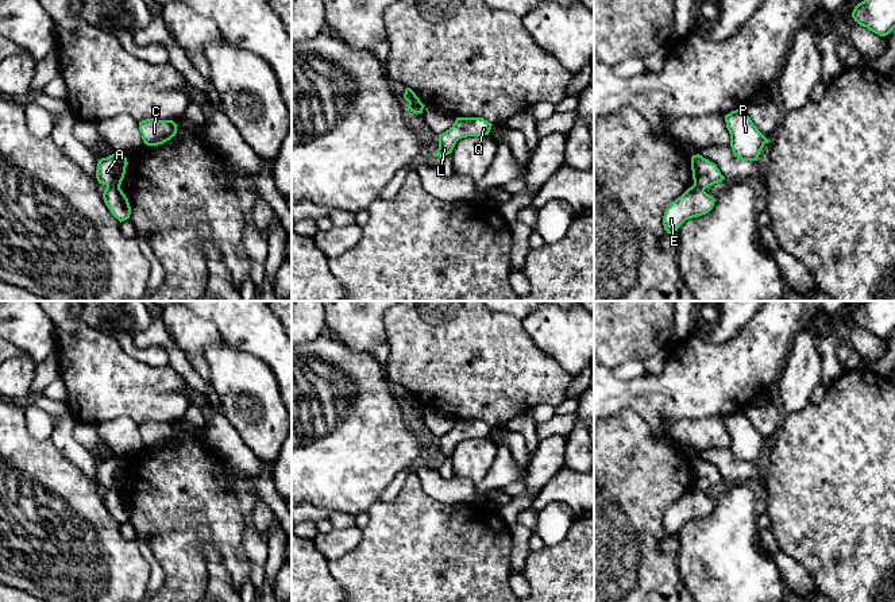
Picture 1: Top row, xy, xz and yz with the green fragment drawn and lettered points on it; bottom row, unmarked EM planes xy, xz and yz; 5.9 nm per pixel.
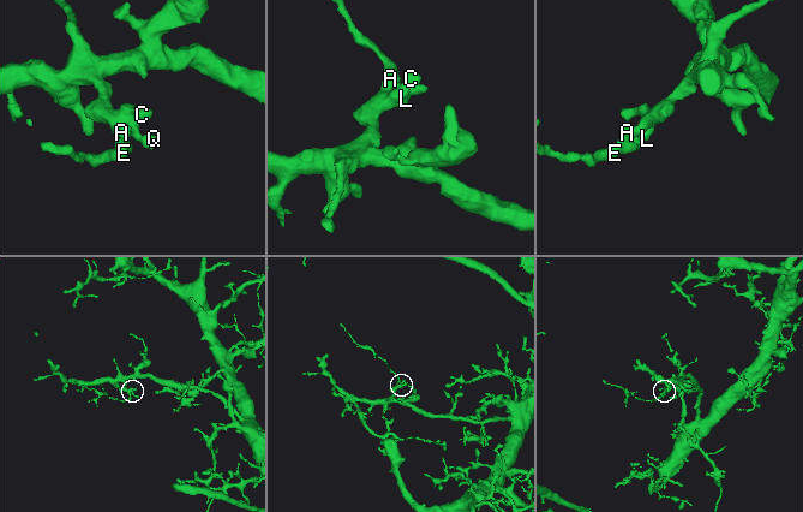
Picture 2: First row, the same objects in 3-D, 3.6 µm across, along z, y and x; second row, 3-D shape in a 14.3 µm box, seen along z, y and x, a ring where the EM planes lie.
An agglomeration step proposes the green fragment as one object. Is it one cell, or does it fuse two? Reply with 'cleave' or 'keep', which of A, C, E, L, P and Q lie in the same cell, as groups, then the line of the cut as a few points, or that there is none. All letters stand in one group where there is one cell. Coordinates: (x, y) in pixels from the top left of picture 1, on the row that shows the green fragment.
cleave | A C L P Q / E | xy (107, 185), (119, 186)

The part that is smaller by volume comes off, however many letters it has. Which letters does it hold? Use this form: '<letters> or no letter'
E

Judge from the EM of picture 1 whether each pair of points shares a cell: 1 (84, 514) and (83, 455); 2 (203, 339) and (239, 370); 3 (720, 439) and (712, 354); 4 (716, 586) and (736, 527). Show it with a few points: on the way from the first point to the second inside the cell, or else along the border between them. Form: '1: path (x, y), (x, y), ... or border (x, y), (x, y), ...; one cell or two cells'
1: border (60, 452), (96, 482); two cells
2: border (223, 342), (211, 346), (203, 357); two cells
3: border (724, 416), (686, 419); two cells
4: path (722, 571), (722, 550), (726, 541); one cell

